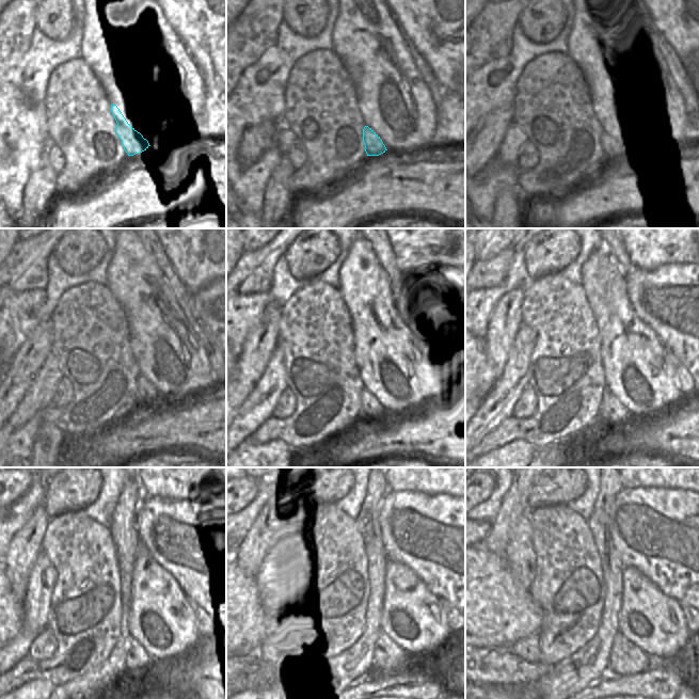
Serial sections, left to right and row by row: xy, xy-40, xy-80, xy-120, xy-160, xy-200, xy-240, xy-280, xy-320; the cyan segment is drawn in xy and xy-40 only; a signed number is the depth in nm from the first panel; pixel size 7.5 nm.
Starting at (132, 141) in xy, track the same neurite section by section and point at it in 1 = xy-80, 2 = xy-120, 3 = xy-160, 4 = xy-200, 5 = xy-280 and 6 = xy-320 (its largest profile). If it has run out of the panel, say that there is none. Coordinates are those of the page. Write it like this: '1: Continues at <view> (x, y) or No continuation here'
1: Continues at xy-80 (610, 146)
2: Continues at xy-120 (130, 382)
3: Continues at xy-160 (369, 406)
4: Continues at xy-200 (612, 412)
5: Continues at xy-280 (387, 657)
6: Continues at xy-320 (625, 658)

